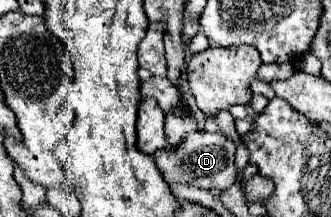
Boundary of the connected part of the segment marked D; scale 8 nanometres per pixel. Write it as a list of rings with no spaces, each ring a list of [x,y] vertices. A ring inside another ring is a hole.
[[[195,131],[191,133],[179,149],[175,151],[157,151],[155,165],[159,167],[161,175],[167,183],[187,183],[199,189],[229,189],[237,181],[237,167],[235,167],[235,143],[227,139],[223,133],[207,133],[207,131]]]

